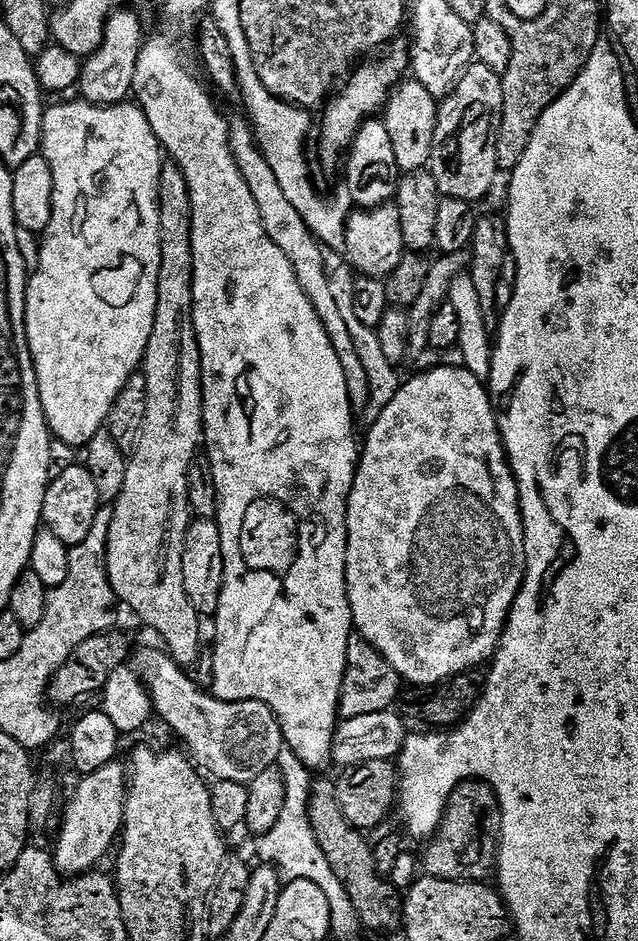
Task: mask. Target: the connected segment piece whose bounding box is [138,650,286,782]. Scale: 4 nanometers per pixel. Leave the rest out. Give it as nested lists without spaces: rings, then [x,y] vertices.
[[[159,651],[142,653],[138,672],[146,683],[149,695],[152,698],[152,707],[155,715],[157,717],[160,715],[184,739],[185,746],[183,745],[183,747],[186,749],[187,755],[194,761],[197,769],[205,768],[205,770],[200,770],[205,773],[213,772],[213,777],[216,780],[231,780],[235,778],[244,782],[253,774],[261,772],[263,768],[273,767],[277,763],[280,752],[286,748],[286,741],[284,732],[280,728],[280,718],[267,703],[263,704],[259,698],[225,702],[215,694],[209,694],[207,691],[204,693],[184,673],[187,671],[168,655],[167,651]]]

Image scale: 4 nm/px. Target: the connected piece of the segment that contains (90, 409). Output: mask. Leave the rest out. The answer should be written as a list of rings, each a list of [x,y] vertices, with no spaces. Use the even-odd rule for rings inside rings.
[[[135,102],[123,104],[56,104],[44,113],[44,138],[42,154],[52,166],[54,194],[52,217],[39,241],[40,261],[31,273],[26,298],[26,334],[32,361],[36,367],[38,390],[45,406],[56,416],[104,416],[112,403],[120,400],[120,391],[126,382],[143,365],[144,351],[148,349],[150,334],[154,330],[154,318],[158,306],[158,282],[160,281],[160,175],[166,160],[162,155],[160,139],[154,134],[146,114]]]

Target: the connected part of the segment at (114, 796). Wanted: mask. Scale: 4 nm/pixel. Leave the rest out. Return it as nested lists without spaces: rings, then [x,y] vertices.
[[[113,760],[83,775],[62,816],[54,860],[66,876],[89,873],[108,852],[123,831],[125,798],[128,797],[128,770]]]

